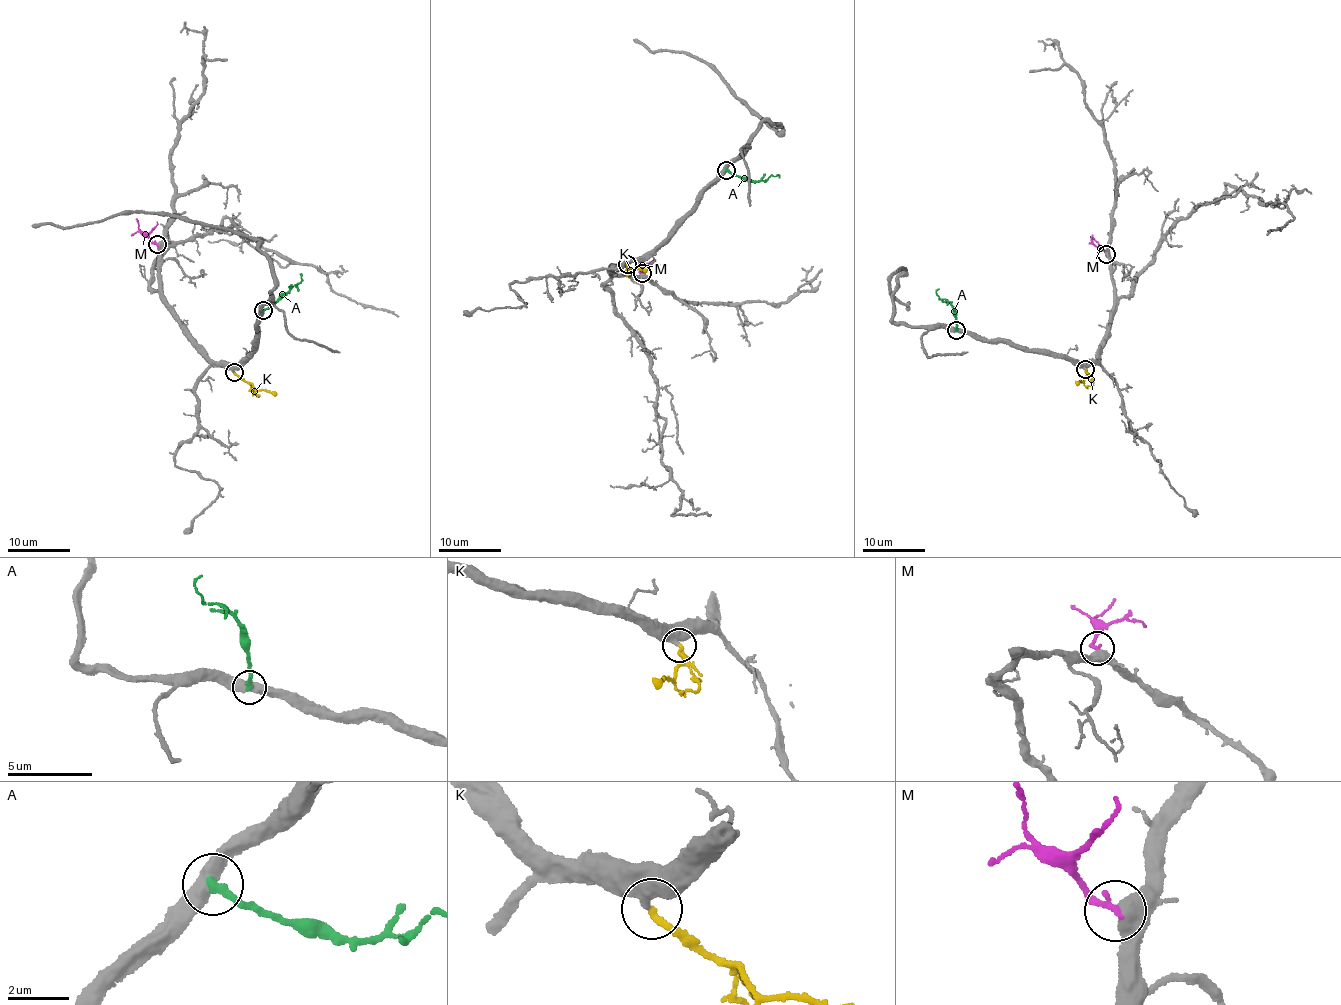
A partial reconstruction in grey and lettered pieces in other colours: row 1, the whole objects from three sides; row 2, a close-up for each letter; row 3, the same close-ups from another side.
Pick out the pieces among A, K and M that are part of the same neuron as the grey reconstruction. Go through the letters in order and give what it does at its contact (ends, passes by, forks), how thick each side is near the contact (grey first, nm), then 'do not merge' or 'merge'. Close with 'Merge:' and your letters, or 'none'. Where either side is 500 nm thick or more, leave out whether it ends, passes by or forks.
A: 500 nm thick on the grey side, 280 nm on the other; do not merge
K: it ends there; 480 nm thick on the grey side, 220 nm on the other; merge
M: it ends there; 480 nm thick on the grey side, 220 nm on the other; do not merge
Merge: K

